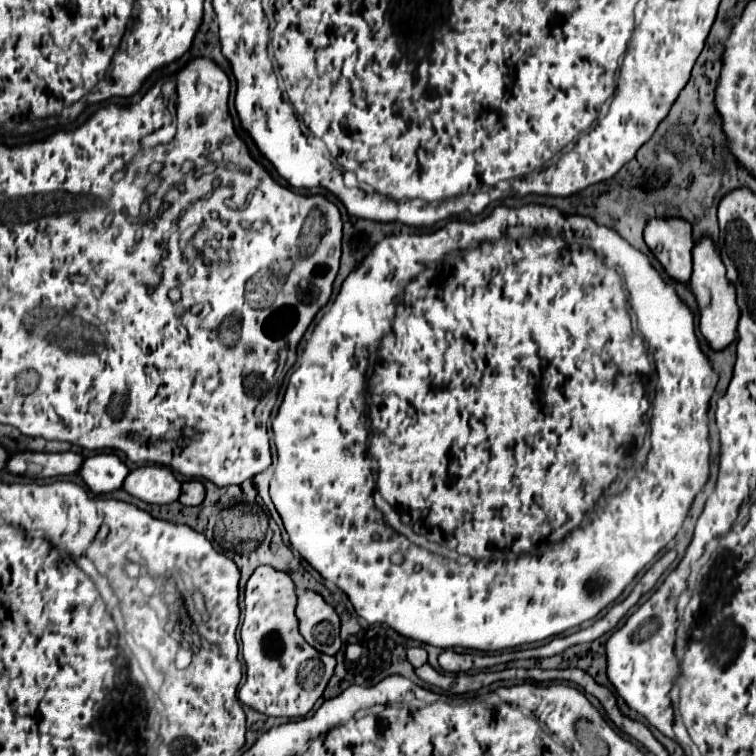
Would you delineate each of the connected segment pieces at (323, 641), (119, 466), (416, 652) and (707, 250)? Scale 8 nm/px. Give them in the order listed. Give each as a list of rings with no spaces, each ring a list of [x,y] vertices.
[[[304,591],[298,597],[296,617],[300,635],[308,645],[326,655],[336,655],[340,651],[340,617],[318,593]]]
[[[118,455],[88,457],[80,469],[84,483],[96,495],[120,489],[128,473],[130,473],[130,469],[120,461]]]
[[[412,647],[408,649],[408,661],[414,665],[414,667],[422,667],[428,659],[428,653],[422,649],[422,647]]]
[[[706,237],[700,239],[694,245],[692,255],[694,255],[694,271],[690,279],[690,289],[696,297],[696,305],[700,313],[700,333],[714,351],[722,351],[736,339],[736,323],[740,319],[740,311],[736,305],[736,291],[734,287],[730,287],[726,279],[726,269],[712,239]]]

